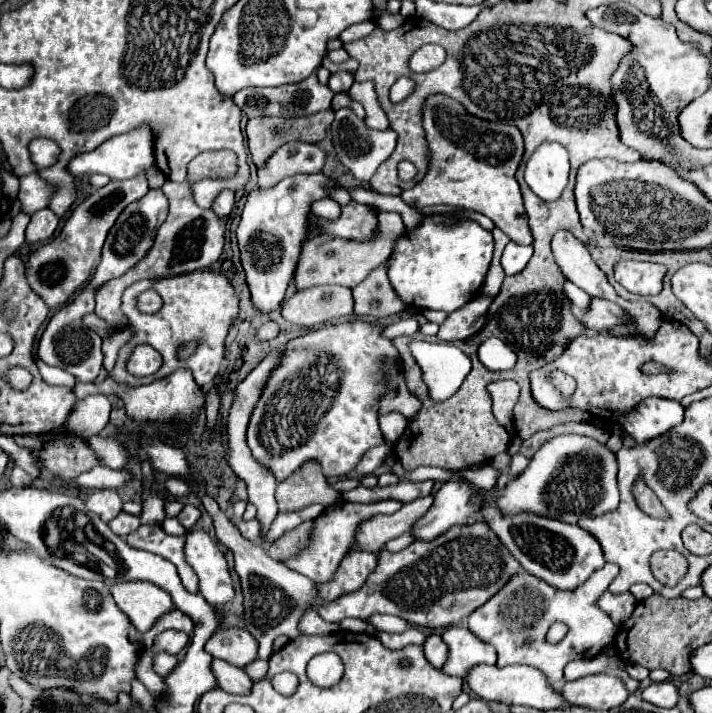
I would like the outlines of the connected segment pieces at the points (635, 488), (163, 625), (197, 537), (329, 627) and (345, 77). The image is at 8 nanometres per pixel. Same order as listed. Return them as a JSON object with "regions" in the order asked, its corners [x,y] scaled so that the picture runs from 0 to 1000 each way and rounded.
{"regions":[[[[896,672],[893,680],[888,680],[888,694],[890,694],[896,711],[899,711],[907,722],[921,725],[921,728],[935,728],[935,725],[938,725],[935,714],[927,708],[924,697],[919,694],[919,689],[916,689],[902,672]]],[[[244,854],[244,857],[239,857],[239,860],[233,860],[230,865],[225,865],[222,868],[222,874],[208,885],[208,888],[202,888],[199,891],[199,899],[202,899],[202,905],[205,907],[211,907],[213,905],[213,899],[216,899],[216,893],[222,891],[222,888],[228,888],[228,885],[233,885],[233,882],[247,882],[247,885],[258,885],[258,888],[270,888],[270,868],[267,865],[261,865],[258,860],[253,860],[250,854]]],[[[287,742],[261,745],[258,781],[275,801],[281,812],[281,832],[295,849],[312,851],[329,837],[326,812],[320,804],[315,776],[309,773],[306,762],[292,753]]],[[[435,854],[435,857],[427,863],[427,868],[421,871],[421,885],[424,885],[424,888],[433,888],[433,891],[463,891],[463,888],[478,885],[478,874],[452,871],[452,868],[444,863],[444,854]]],[[[478,100],[478,102],[469,102],[469,105],[463,108],[461,122],[463,122],[469,130],[483,130],[483,128],[489,128],[489,125],[494,122],[494,116],[497,116],[497,105],[489,102],[489,100]]]]}

